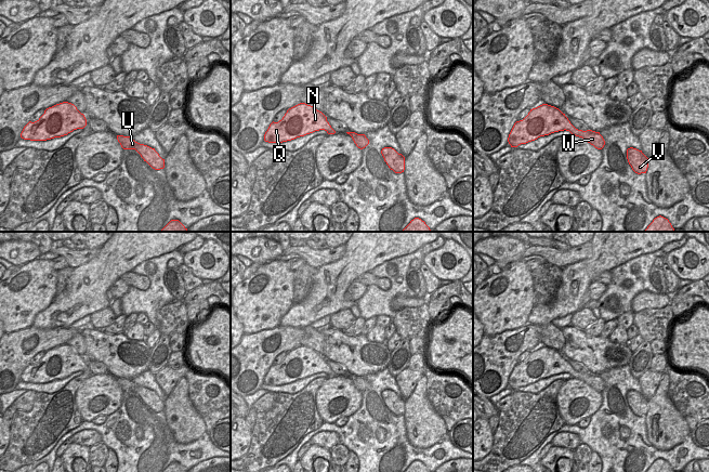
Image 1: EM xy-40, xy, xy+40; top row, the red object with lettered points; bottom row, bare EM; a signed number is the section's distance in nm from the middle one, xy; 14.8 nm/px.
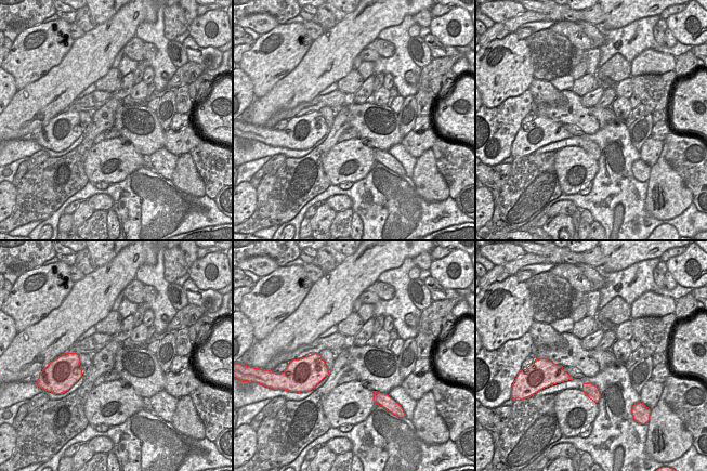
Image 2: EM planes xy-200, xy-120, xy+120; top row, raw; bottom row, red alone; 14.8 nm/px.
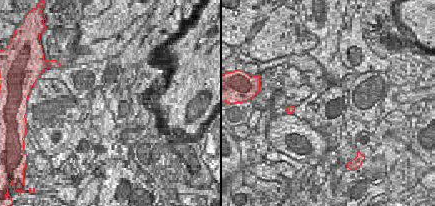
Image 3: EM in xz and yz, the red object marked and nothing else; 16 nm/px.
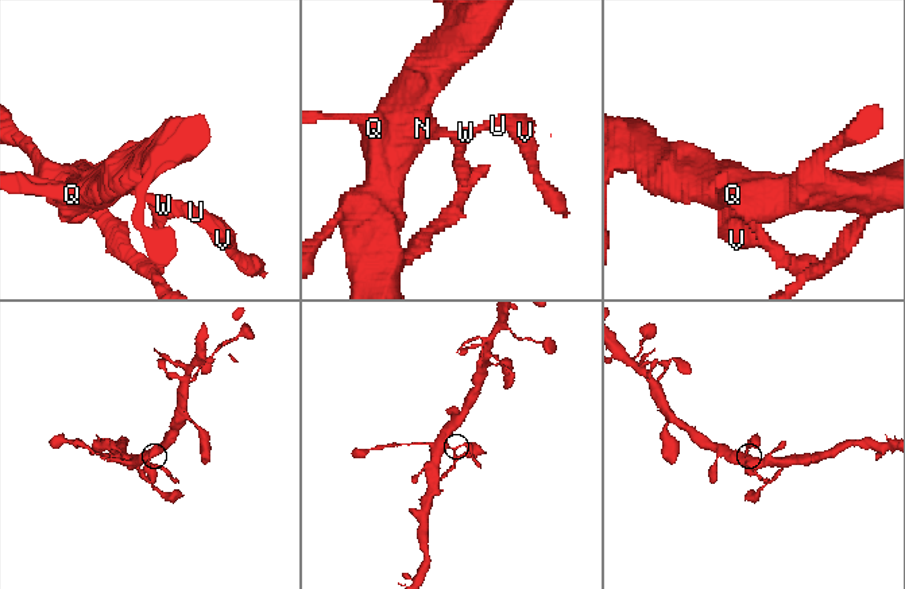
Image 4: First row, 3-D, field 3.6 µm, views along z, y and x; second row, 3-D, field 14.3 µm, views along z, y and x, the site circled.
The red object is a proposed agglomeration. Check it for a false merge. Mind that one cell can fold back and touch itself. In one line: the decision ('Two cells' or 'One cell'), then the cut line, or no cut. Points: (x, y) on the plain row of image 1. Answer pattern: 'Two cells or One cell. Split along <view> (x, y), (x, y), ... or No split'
Two cells. Split along xy+40 (575, 370), (572, 376)

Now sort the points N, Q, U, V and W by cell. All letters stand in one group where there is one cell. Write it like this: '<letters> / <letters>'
N Q / U V W

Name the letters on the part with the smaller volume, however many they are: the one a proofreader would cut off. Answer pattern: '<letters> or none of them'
U, V, W

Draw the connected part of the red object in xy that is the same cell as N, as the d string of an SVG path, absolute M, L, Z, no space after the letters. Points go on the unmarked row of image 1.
M300 345L287 353L278 365L272 365L264 377L268 385L283 385L300 379L325 372L330 377L331 368L327 359L316 351L305 345Z

